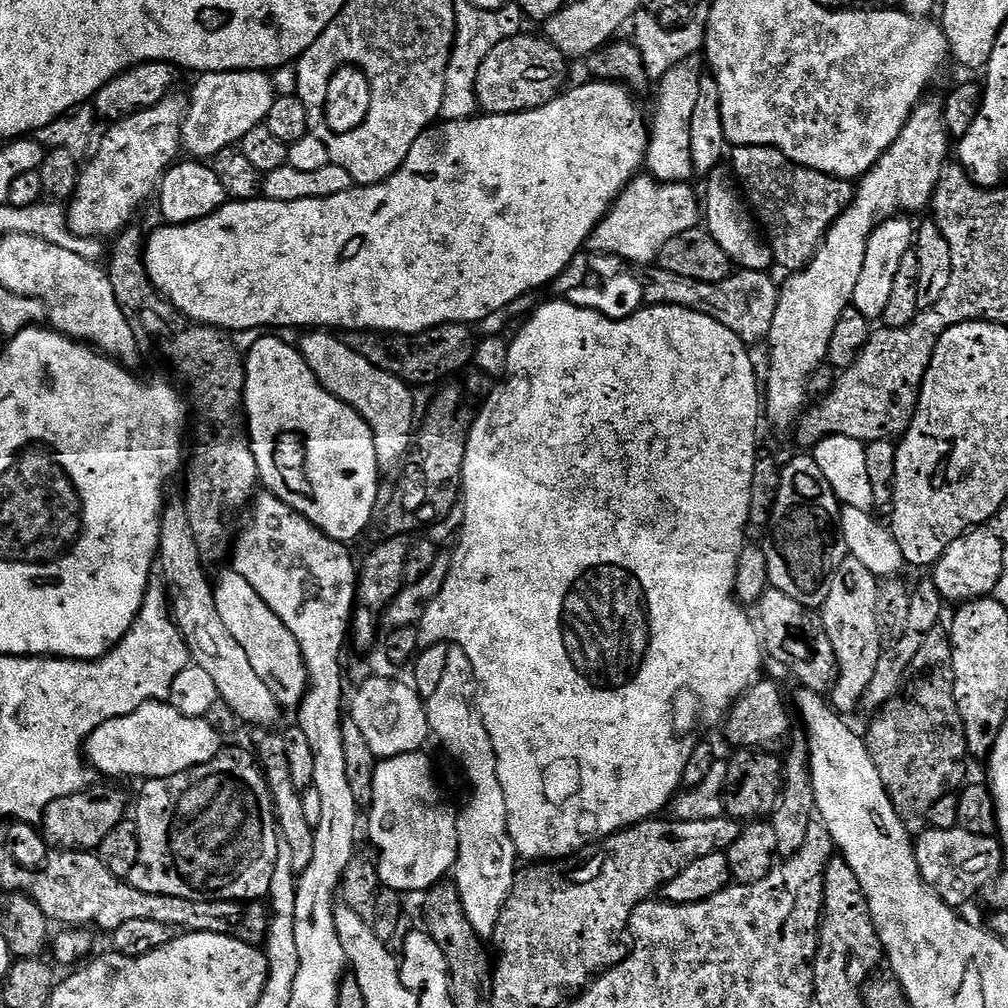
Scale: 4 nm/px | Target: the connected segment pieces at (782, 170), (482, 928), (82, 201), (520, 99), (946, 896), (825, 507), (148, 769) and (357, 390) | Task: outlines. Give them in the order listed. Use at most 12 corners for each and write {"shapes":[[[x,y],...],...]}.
{"shapes":[[[770,144],[730,167],[789,273],[814,258],[853,185]],[[449,647],[426,728],[460,763],[454,883],[481,938],[518,875],[474,666]],[[169,94],[109,127],[67,201],[71,233],[129,227],[182,152]],[[507,36],[482,62],[476,103],[501,116],[565,91],[569,57]],[[958,826],[914,840],[924,883],[951,908],[1000,875],[999,839]],[[815,455],[780,469],[769,585],[823,609],[849,559]],[[167,702],[98,726],[86,760],[112,778],[182,774],[222,750]],[[335,331],[305,332],[304,360],[371,425],[381,473],[413,443],[408,381]]]}

